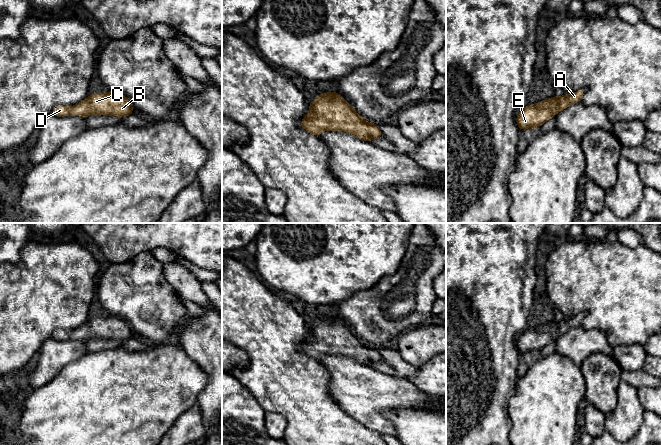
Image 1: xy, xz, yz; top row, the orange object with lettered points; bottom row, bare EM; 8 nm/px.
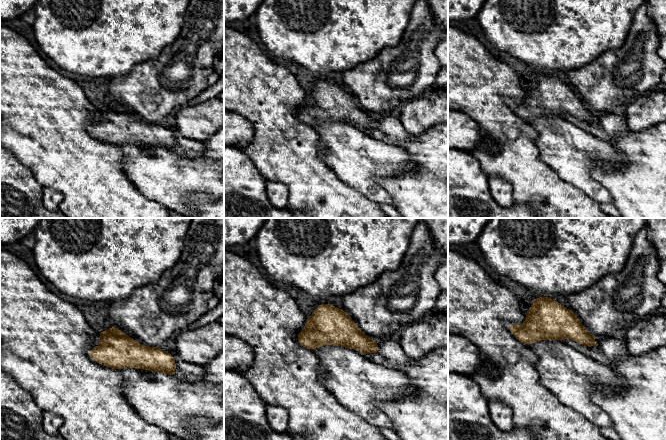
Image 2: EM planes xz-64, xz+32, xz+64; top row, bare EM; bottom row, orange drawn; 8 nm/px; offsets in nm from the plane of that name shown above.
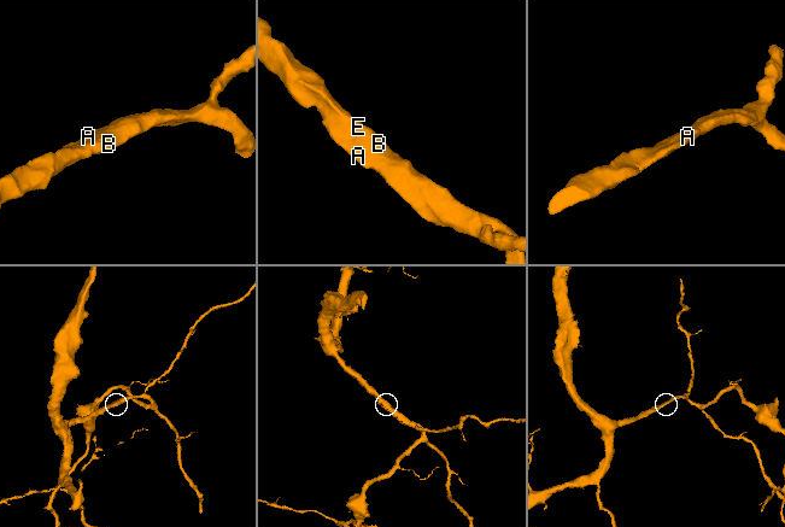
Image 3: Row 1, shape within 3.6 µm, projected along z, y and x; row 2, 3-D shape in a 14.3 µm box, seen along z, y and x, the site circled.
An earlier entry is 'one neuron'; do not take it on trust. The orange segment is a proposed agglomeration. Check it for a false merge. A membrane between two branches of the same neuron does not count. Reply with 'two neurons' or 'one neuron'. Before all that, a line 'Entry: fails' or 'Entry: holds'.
Entry: holds
one neuron

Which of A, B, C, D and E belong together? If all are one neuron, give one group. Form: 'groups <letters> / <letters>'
groups A B C D E

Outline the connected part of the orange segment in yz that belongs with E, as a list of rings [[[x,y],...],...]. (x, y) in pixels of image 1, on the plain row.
[[[581,312],[574,317],[560,321],[552,320],[537,328],[525,330],[516,340],[516,348],[519,354],[538,353],[558,336],[565,334],[571,328],[580,326],[585,316],[586,313]]]

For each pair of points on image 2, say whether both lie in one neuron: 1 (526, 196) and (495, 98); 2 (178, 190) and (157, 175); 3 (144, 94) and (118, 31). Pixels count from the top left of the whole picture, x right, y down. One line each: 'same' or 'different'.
1: same
2: same
3: different

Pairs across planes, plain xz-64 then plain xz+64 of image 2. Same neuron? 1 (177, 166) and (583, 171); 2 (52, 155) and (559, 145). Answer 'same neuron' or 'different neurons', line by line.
1: same neuron
2: different neurons

